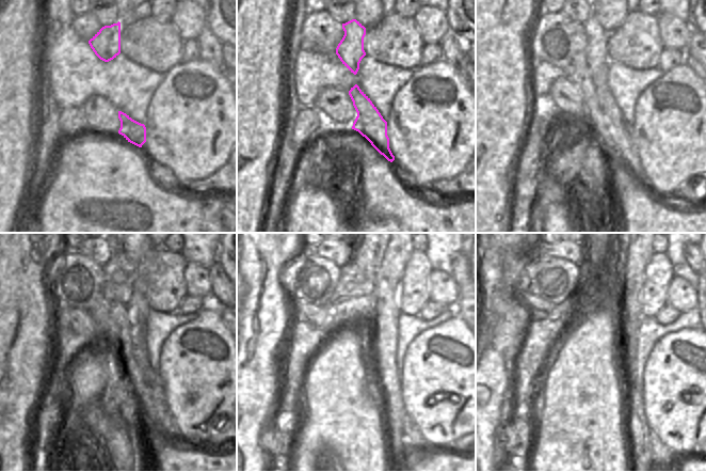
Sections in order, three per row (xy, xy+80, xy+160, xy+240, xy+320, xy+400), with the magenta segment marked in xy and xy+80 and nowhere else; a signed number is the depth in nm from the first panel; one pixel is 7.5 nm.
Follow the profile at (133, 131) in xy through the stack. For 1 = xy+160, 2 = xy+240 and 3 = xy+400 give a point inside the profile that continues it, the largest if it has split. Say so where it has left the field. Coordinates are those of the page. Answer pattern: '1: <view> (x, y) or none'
1: xy+160 (596, 56)
2: xy+240 (169, 429)
3: xy+400 (659, 450)

